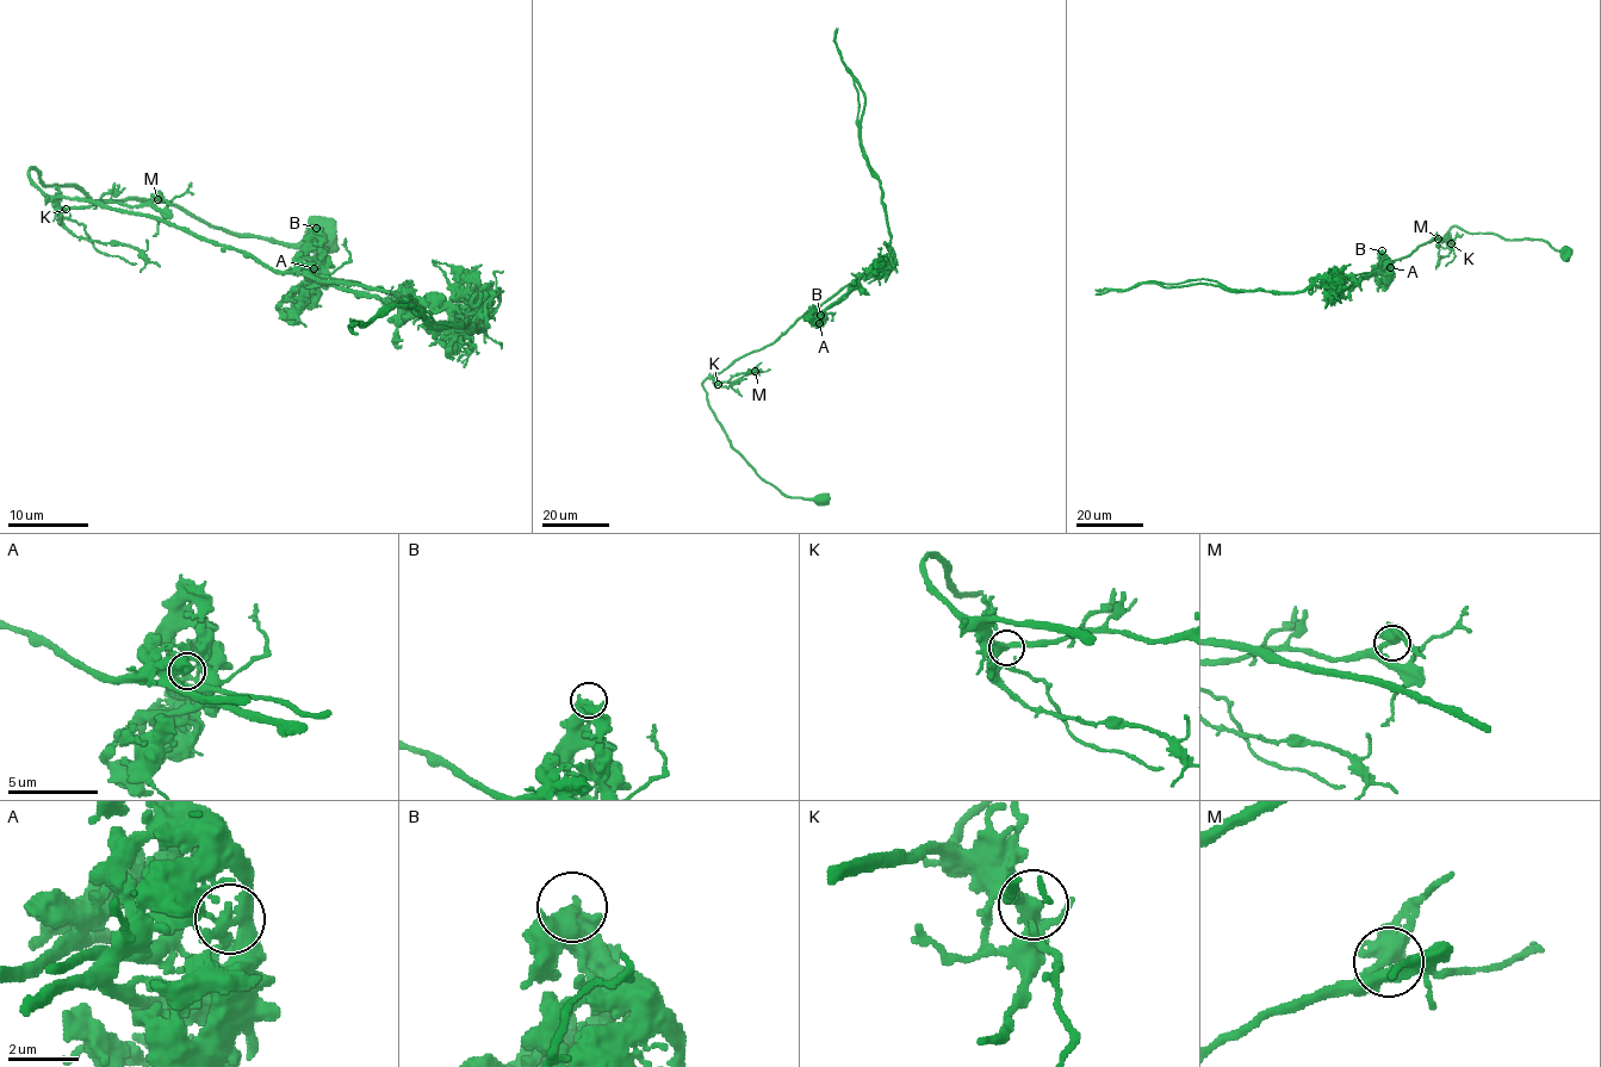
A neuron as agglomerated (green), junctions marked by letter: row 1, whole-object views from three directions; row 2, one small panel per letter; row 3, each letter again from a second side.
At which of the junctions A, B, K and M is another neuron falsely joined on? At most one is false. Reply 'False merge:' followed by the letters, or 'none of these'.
False merge: A

